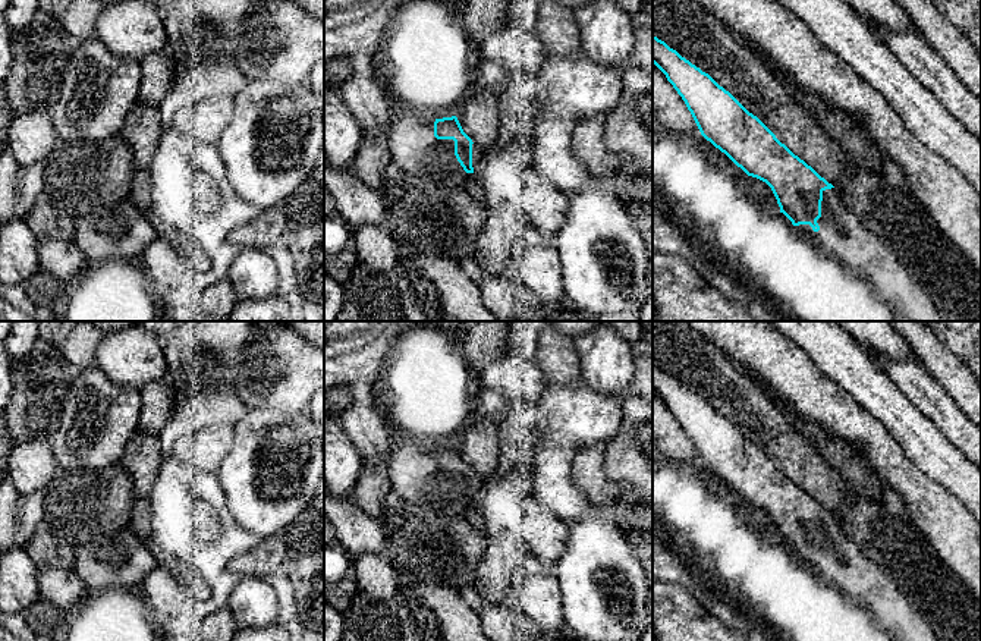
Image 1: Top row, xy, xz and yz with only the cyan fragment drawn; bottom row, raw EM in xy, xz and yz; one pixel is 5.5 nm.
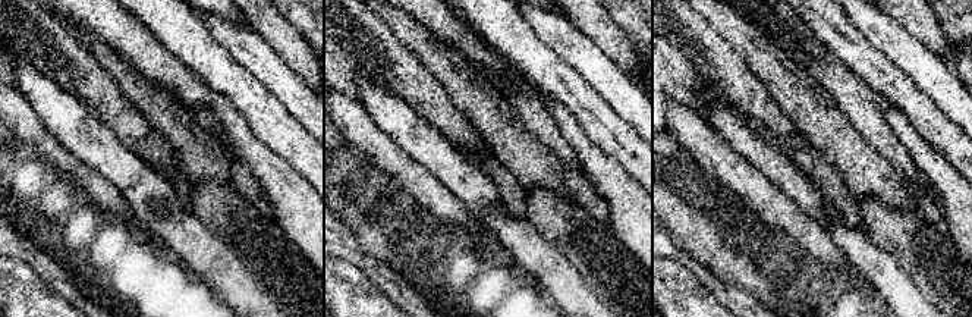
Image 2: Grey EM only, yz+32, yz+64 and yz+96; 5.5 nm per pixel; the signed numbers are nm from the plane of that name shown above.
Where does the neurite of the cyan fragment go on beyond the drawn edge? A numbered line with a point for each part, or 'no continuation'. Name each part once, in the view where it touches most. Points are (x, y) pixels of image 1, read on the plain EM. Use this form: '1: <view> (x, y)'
1: yz (842, 563)

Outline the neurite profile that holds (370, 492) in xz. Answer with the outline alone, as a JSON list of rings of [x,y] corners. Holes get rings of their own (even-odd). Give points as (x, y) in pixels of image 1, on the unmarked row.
[[[367,468],[350,493],[355,503],[380,524],[387,496],[392,493],[389,475],[381,468]]]

